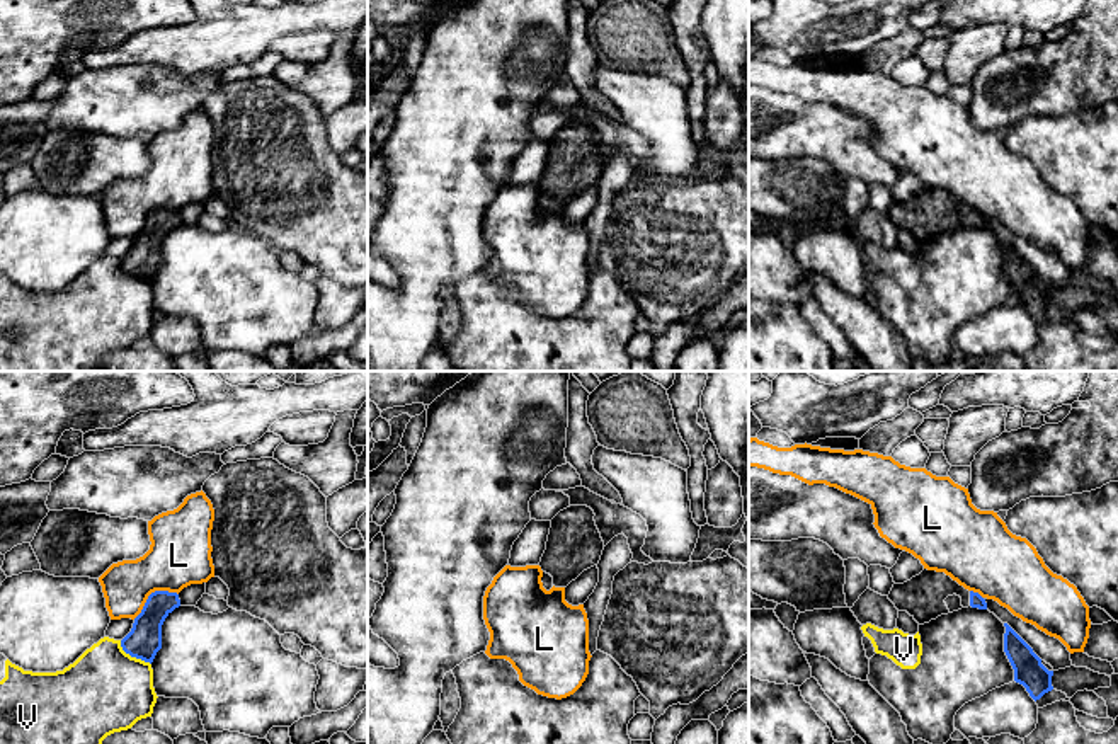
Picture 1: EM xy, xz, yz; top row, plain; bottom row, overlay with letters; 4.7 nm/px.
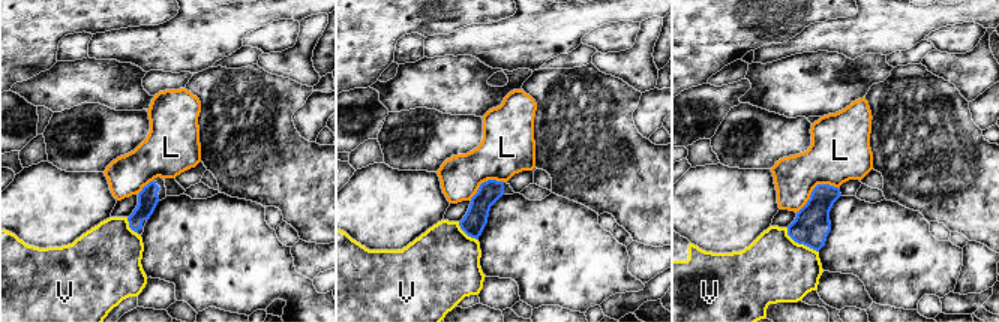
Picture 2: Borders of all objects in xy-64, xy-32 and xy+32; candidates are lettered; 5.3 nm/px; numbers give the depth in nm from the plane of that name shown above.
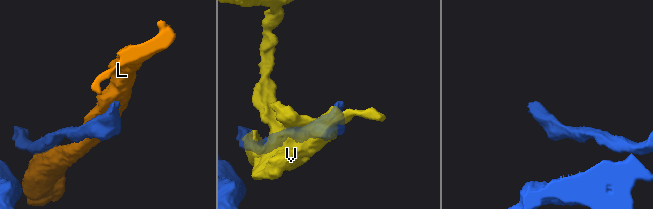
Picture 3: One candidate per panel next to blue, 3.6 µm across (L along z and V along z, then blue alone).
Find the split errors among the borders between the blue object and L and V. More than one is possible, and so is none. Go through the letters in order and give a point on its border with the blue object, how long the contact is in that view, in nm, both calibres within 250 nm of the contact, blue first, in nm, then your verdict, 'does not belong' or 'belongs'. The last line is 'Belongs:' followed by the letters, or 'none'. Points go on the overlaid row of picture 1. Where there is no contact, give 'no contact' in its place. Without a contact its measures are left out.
L: xy (152, 593) | 240 nm | 160/300 nm | does not belong
V: xy (133, 656) | 190 nm | 160/400 nm | does not belong
Belongs: none

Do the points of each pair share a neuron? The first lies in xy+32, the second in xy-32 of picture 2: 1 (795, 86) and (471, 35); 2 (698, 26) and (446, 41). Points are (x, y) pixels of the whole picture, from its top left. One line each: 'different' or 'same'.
1: different
2: different

